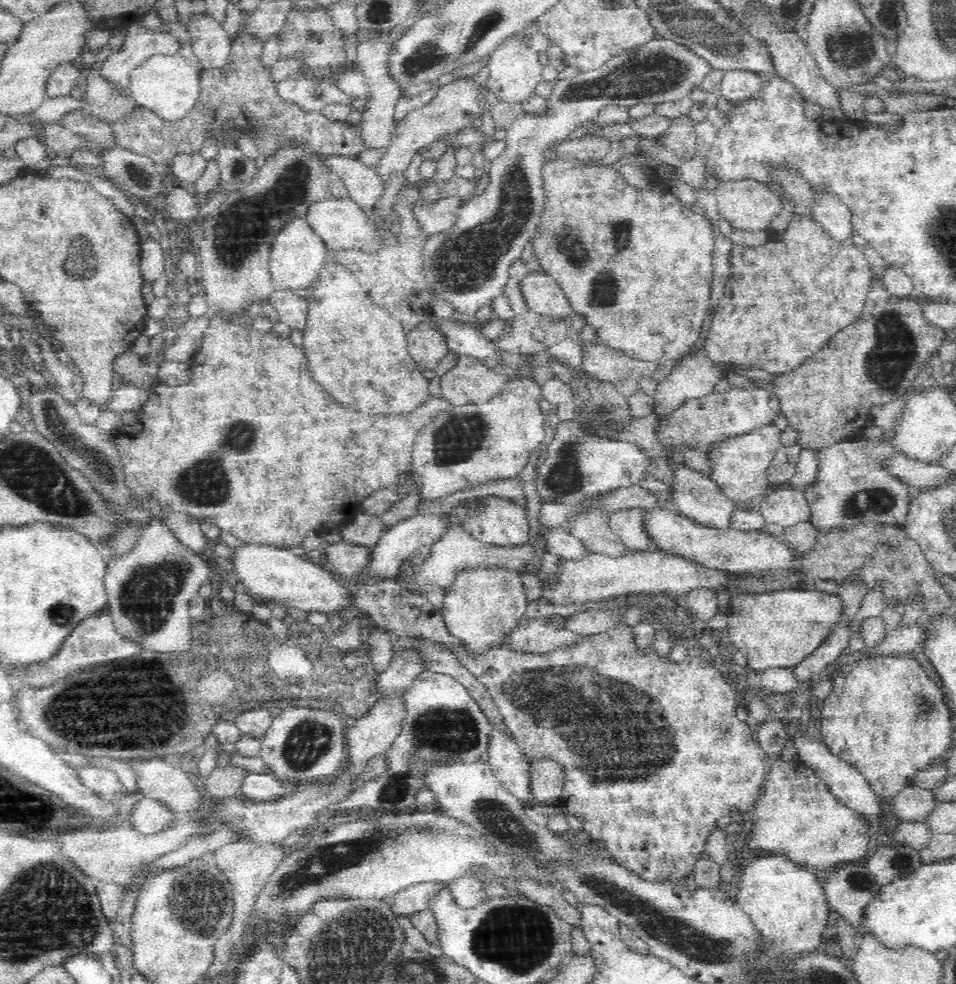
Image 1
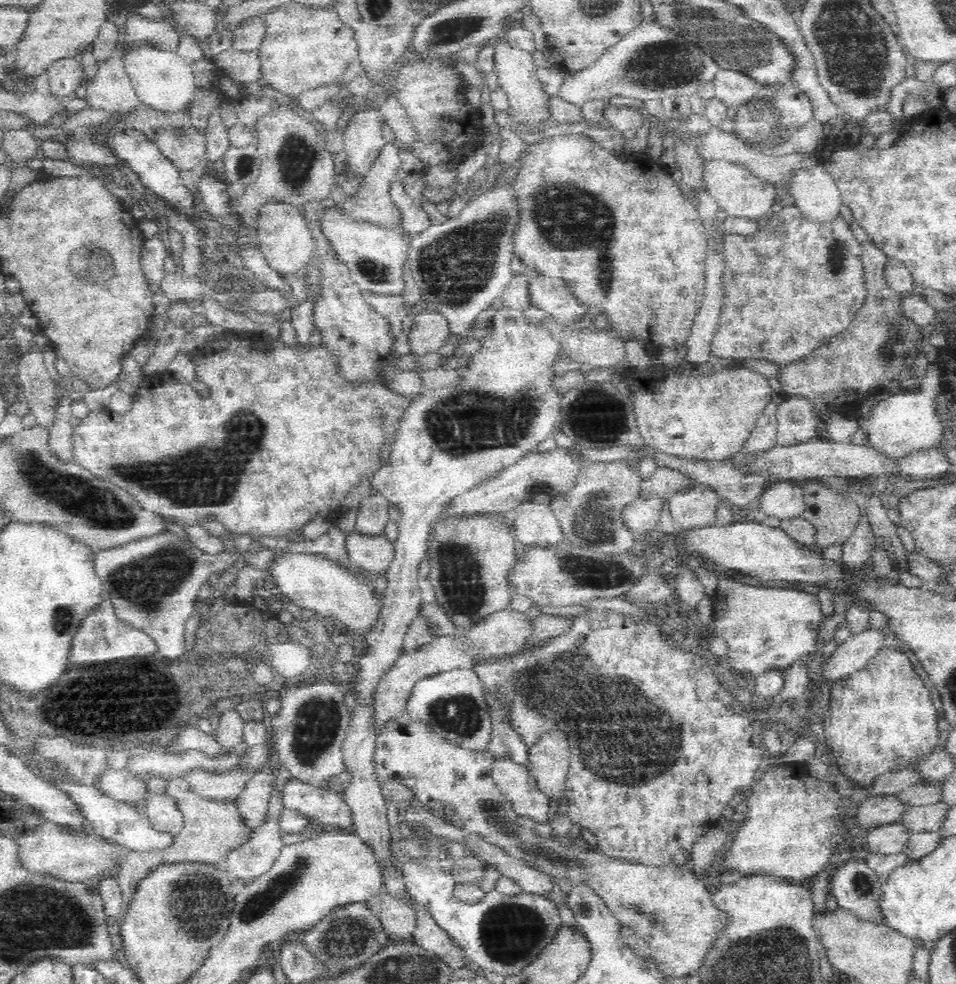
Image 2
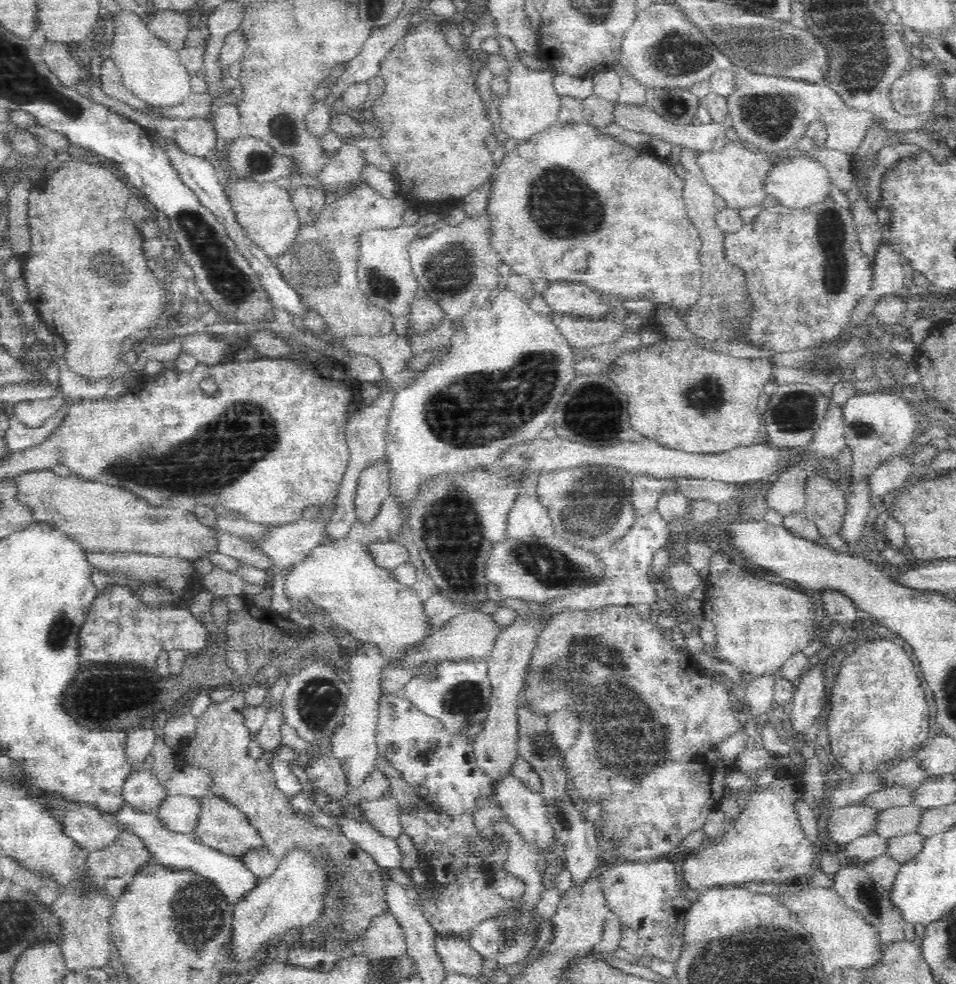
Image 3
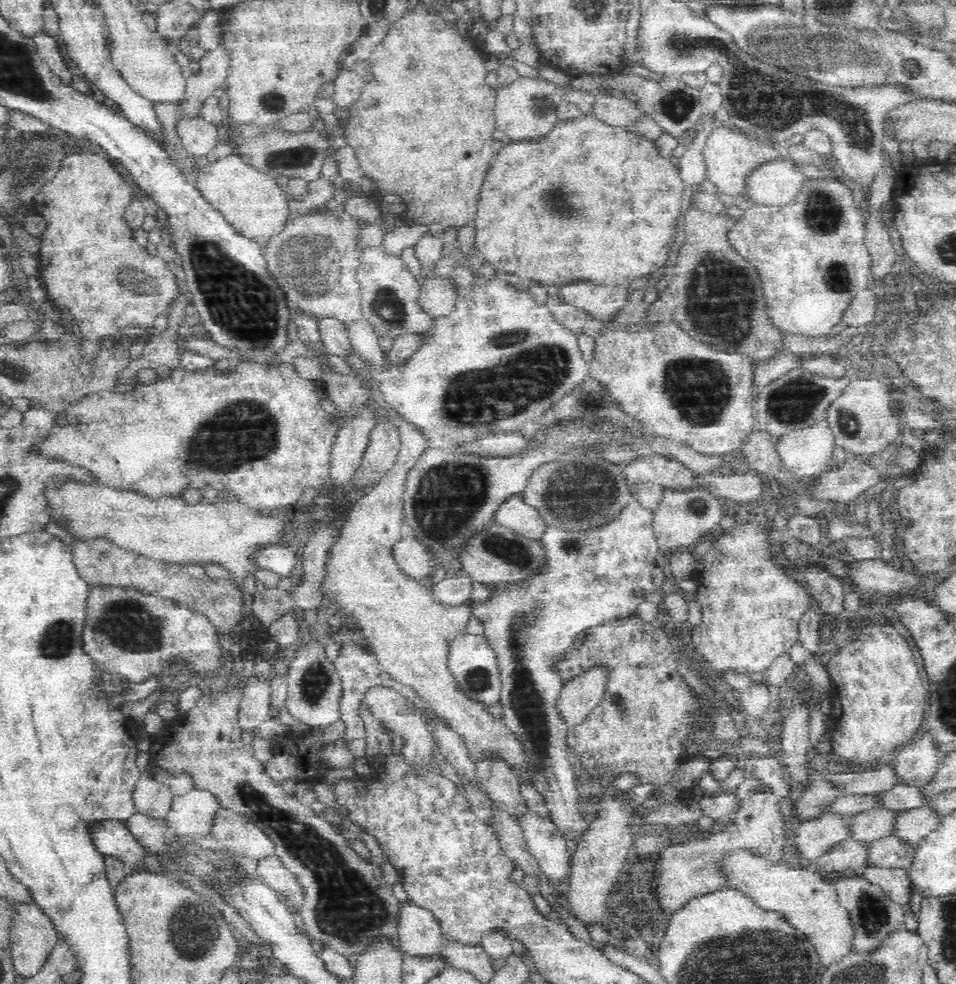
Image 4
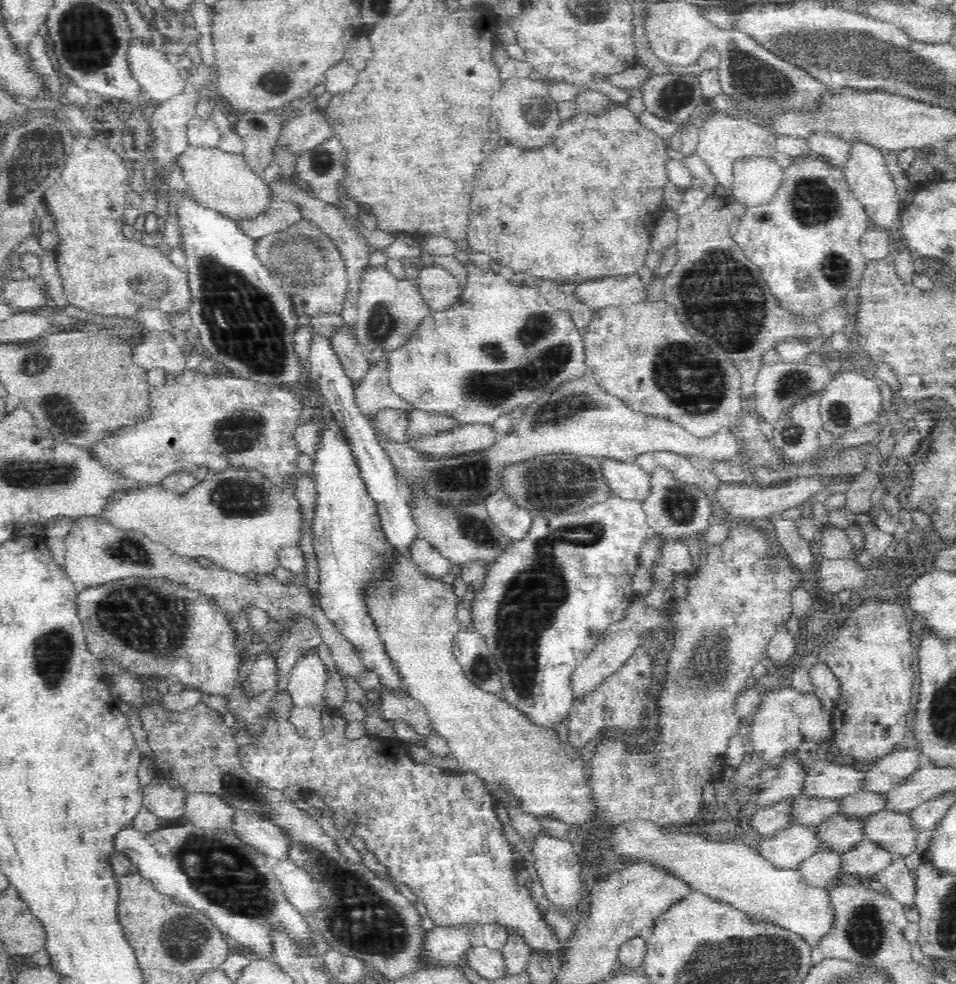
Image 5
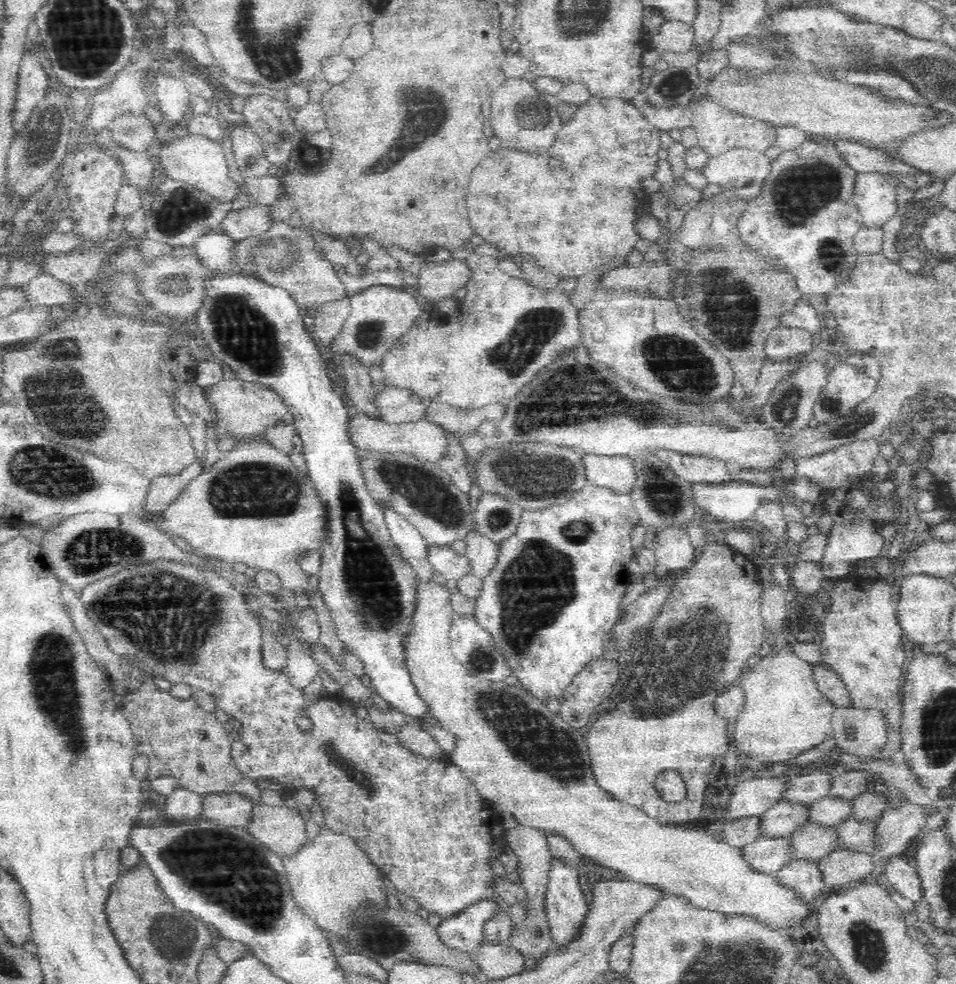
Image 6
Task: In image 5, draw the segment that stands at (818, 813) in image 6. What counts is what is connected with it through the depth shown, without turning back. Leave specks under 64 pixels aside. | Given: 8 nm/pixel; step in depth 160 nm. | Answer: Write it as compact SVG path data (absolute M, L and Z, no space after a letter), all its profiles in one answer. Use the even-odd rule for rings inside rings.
M860 790L839 799L837 813L846 818L865 819L871 814L883 810L884 805L885 796L883 794Z

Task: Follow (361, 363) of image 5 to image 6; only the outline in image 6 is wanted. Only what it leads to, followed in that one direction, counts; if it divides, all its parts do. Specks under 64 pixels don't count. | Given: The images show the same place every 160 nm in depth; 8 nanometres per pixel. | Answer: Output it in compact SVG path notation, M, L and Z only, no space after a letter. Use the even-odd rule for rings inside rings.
M344 354L338 359L344 376L344 392L354 409L360 409L372 417L380 416L378 407L374 404L376 391L372 388L369 372L360 365L357 358Z

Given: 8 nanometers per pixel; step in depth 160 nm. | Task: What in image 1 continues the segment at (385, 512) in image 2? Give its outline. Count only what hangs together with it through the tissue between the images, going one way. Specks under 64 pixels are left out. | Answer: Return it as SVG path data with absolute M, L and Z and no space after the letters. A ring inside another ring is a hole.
M359 513L352 516L350 520L342 522L340 526L342 540L353 546L374 547L385 531L387 524L381 515Z

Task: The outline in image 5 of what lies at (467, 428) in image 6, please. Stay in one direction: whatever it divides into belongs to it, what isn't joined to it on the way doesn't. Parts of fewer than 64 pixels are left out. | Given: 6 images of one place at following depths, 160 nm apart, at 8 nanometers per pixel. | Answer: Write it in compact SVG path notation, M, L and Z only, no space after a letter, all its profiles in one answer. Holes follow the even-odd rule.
M414 408L410 411L409 419L408 432L406 432L407 439L418 435L450 430L461 425L456 417Z

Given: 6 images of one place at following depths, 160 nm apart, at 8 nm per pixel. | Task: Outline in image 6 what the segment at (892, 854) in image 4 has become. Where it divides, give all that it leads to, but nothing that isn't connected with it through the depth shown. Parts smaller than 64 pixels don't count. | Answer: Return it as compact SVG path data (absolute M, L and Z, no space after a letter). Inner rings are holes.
M839 847L828 852L816 863L823 886L836 887L839 890L865 879L870 879L870 874L876 866L871 861L869 853L852 852Z

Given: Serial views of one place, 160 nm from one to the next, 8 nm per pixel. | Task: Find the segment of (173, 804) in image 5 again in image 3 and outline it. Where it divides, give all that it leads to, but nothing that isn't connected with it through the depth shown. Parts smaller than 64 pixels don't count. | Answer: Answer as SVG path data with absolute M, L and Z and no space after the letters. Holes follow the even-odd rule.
M135 767L124 784L126 804L133 806L138 812L158 813L164 798L168 798L167 788L153 772Z

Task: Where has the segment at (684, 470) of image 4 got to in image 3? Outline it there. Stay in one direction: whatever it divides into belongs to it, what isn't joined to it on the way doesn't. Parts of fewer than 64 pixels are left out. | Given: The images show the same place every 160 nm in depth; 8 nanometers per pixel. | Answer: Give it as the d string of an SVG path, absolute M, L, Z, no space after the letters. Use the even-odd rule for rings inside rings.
M639 474L632 479L632 502L636 516L655 509L657 498L664 492L678 492L680 485L674 479L658 479Z

